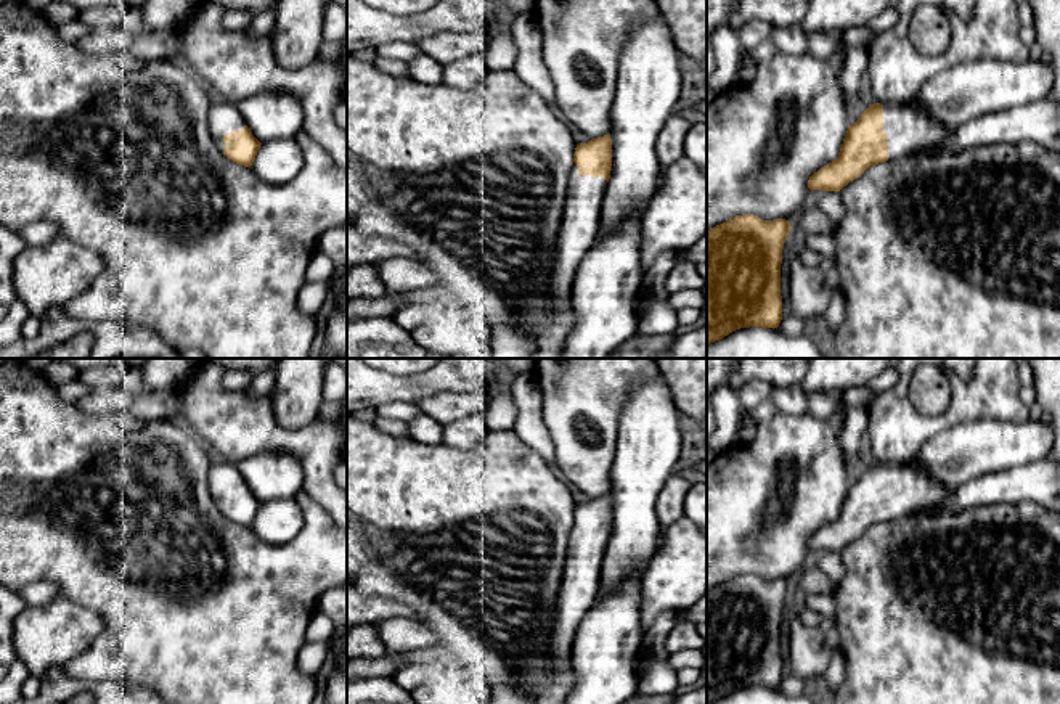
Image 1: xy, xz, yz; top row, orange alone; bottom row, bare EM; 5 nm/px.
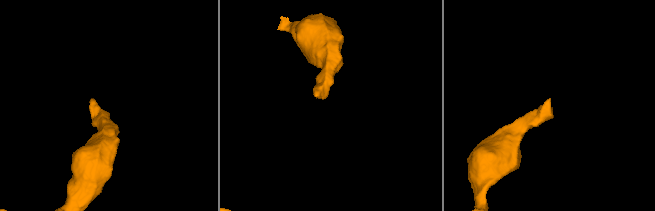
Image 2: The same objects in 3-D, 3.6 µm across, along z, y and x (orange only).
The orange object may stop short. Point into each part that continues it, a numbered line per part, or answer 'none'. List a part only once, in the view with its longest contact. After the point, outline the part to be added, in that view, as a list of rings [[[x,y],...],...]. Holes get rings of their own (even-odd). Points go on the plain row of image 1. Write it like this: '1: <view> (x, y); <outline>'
1: yz (908, 486); [[[912,461],[883,465],[883,490],[888,495],[888,521],[941,505],[954,493]]]

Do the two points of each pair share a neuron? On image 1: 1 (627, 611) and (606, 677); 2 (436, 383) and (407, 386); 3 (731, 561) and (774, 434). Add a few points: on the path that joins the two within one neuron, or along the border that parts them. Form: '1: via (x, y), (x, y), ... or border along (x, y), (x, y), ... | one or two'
1: via (612, 627), (606, 645), (606, 661) | one
2: via (429, 383), (413, 386) | one
3: via (733, 529), (771, 491), (771, 466) | one

